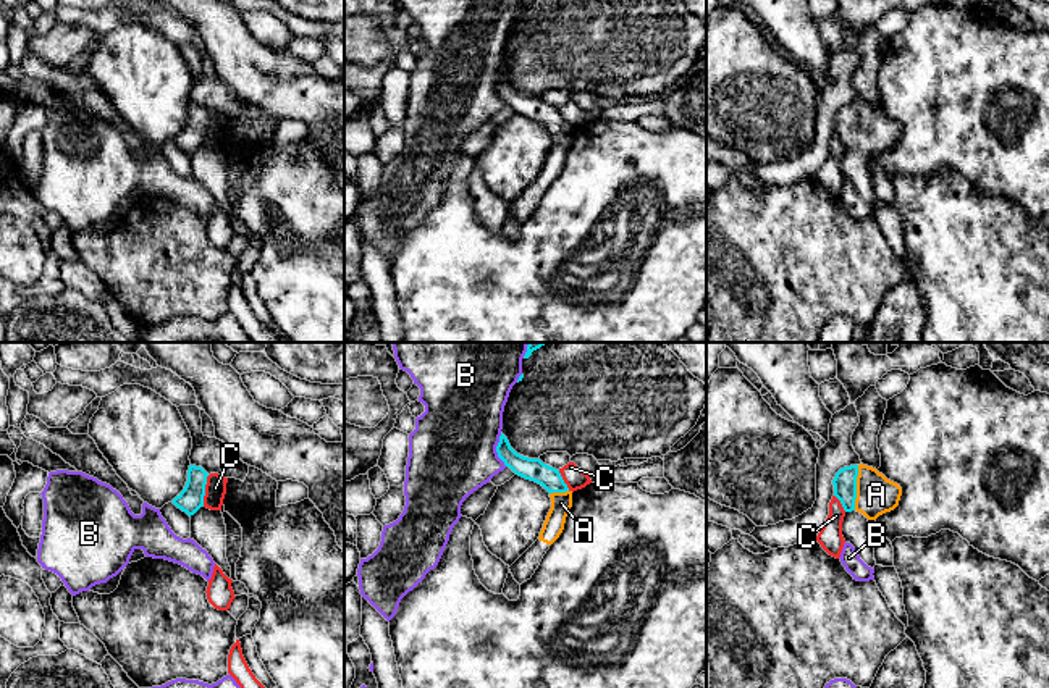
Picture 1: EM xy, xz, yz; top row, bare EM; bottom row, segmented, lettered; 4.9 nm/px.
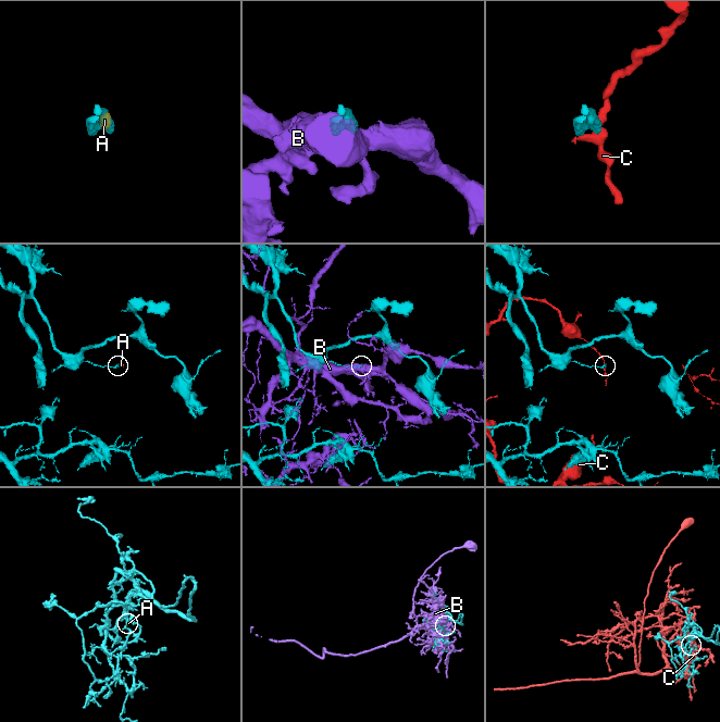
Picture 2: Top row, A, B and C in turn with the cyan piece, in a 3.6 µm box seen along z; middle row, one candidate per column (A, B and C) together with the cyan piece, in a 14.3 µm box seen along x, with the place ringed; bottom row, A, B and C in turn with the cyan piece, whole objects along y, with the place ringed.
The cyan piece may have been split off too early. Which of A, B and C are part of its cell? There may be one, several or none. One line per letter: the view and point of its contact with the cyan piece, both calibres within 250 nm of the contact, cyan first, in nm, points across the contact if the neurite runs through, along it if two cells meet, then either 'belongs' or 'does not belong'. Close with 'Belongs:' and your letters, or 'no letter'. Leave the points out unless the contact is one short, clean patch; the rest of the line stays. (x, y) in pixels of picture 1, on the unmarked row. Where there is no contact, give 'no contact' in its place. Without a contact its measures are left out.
A: meets cyan in yz at (855, 126); 120 nm thick on the cyan side, 200 nm on the other; belongs
B: meets cyan in xz at (497, 88); 110 nm thick on the cyan side, 440 nm on the other; does not belong
C: meets cyan in xy at (204, 128); 120 nm thick on the cyan side, 110 nm on the other; does not belong
Belongs: A

